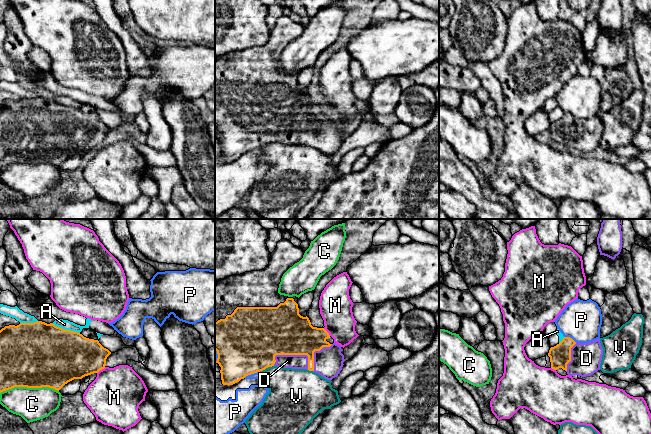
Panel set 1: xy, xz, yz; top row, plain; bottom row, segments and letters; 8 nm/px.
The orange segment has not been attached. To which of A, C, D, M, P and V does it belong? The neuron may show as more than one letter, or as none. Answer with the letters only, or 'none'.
D

